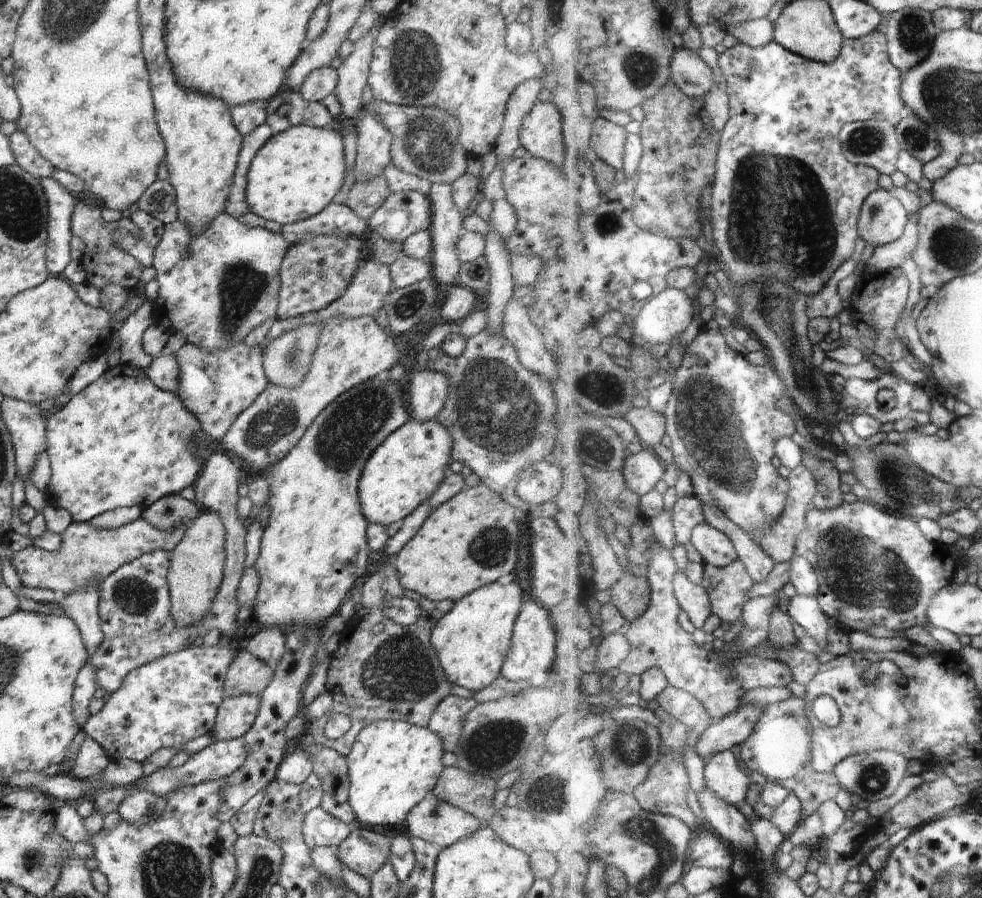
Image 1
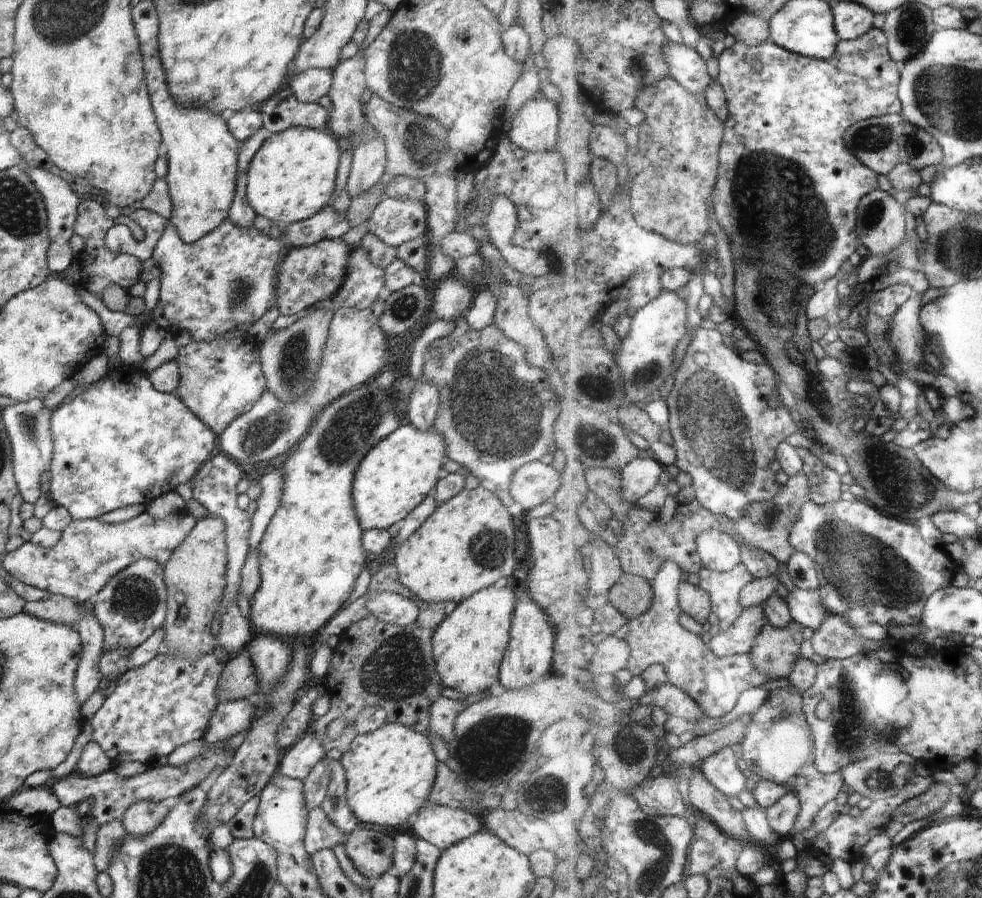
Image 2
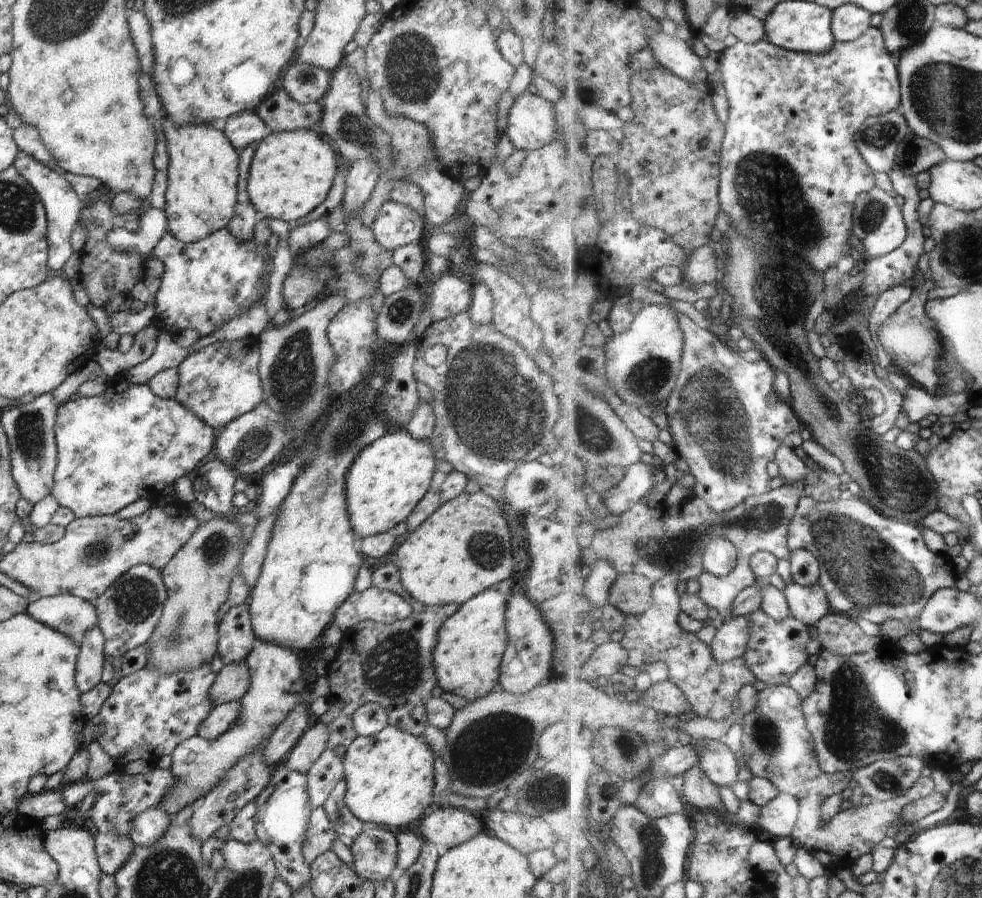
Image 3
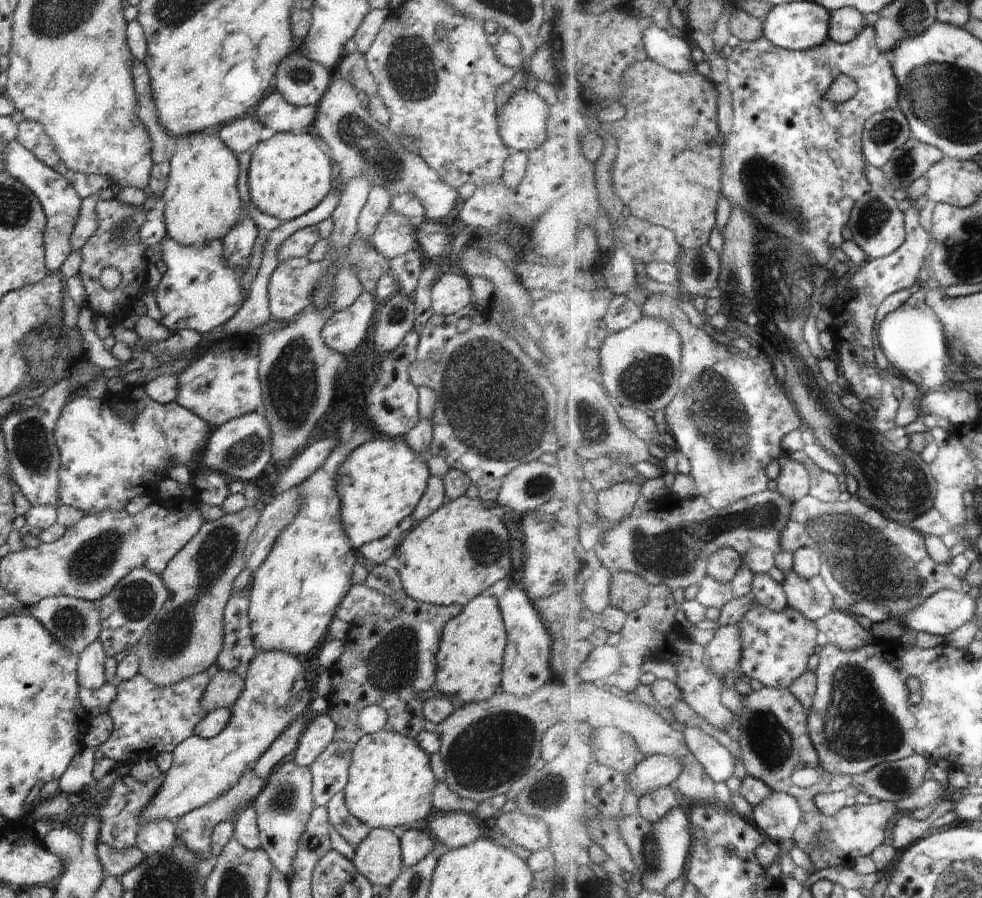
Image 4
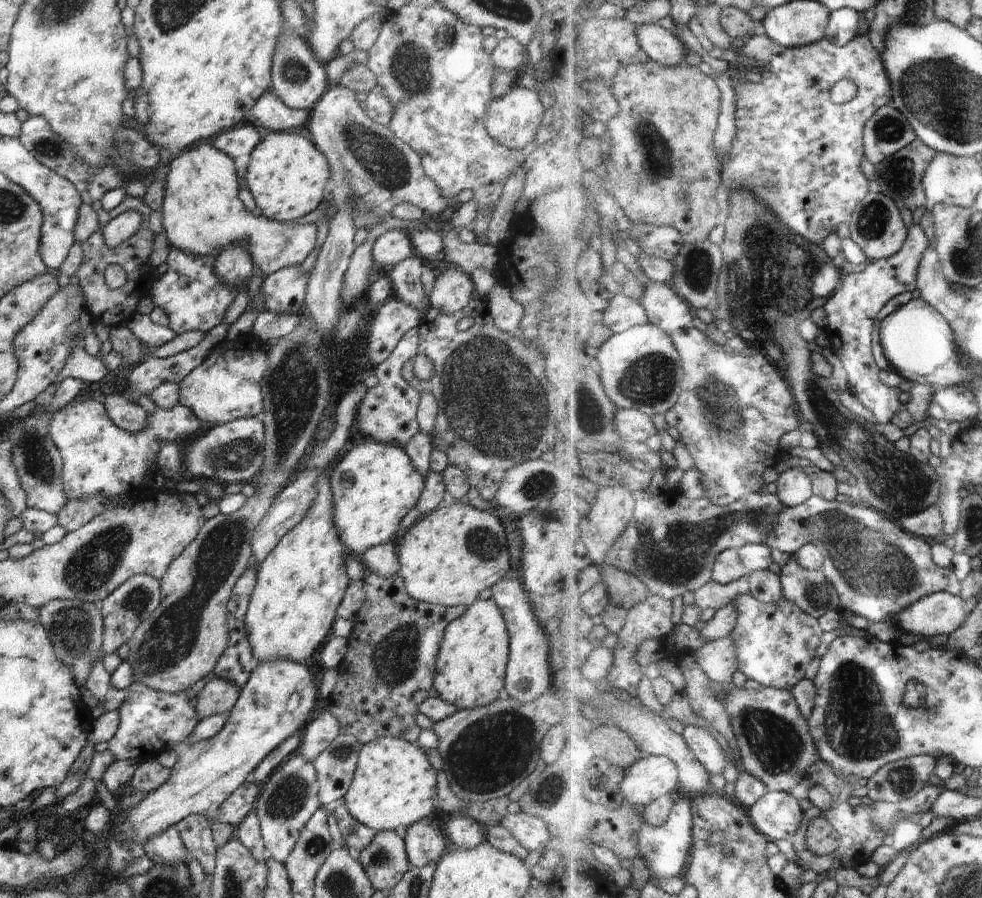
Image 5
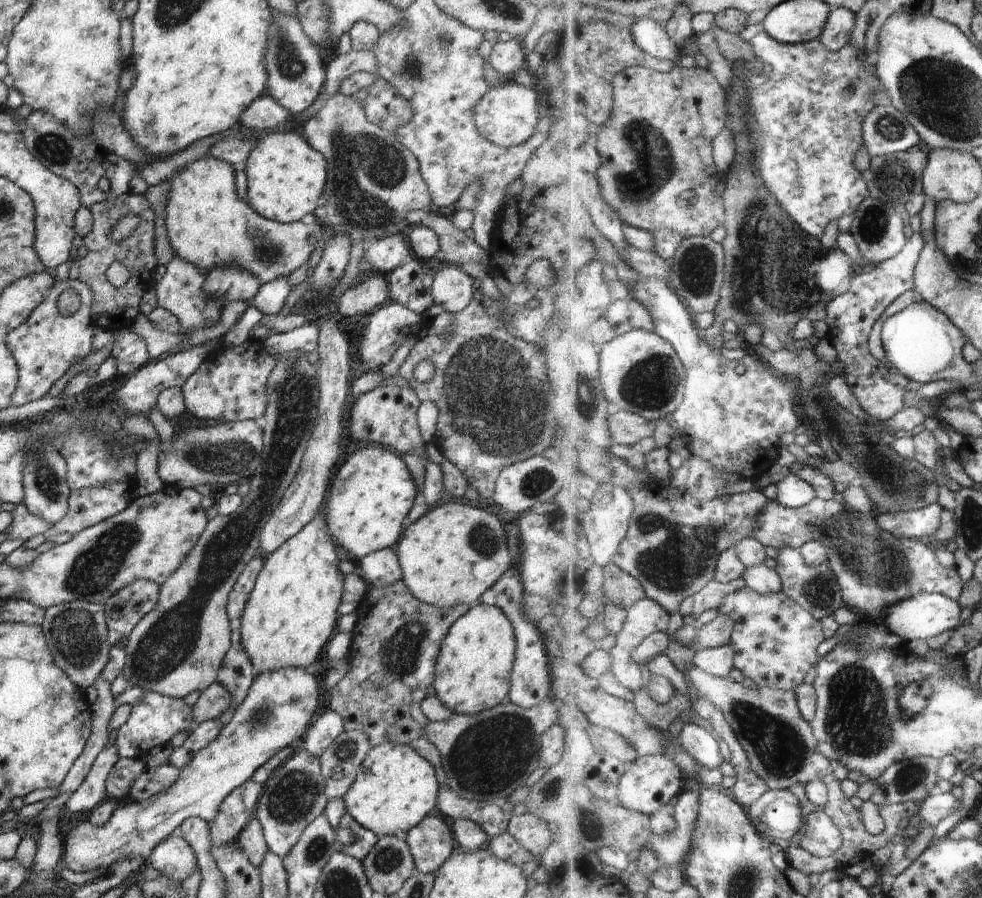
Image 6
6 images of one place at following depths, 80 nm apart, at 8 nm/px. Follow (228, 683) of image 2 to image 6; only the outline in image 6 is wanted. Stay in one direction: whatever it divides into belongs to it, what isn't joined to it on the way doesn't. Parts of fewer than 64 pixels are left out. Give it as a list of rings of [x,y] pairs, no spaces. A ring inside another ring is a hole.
[[[220,683],[211,684],[200,693],[198,701],[193,707],[193,719],[197,724],[218,719],[231,703],[231,697]]]

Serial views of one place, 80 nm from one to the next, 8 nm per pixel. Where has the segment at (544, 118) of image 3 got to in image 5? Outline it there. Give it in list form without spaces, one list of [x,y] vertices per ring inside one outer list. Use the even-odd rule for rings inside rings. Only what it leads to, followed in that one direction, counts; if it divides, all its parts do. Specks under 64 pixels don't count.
[[[515,82],[506,94],[491,100],[487,106],[484,126],[487,133],[508,150],[529,149],[541,127],[545,111],[537,91],[521,87]]]

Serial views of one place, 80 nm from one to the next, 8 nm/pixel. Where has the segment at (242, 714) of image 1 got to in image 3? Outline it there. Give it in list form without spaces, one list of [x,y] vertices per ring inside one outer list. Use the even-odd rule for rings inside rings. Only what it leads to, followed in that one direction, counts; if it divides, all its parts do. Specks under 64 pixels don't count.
[[[236,701],[214,706],[198,727],[197,734],[205,738],[206,741],[218,738],[238,720],[240,709],[240,703]]]

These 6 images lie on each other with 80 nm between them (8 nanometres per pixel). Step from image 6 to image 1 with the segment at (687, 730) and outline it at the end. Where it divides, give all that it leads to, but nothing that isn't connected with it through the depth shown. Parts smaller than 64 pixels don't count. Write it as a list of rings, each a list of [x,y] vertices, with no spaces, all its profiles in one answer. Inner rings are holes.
[[[726,750],[716,754],[706,768],[706,784],[726,800],[728,804],[740,804],[746,800],[752,778],[746,774],[748,770],[740,768],[738,756],[734,750]]]

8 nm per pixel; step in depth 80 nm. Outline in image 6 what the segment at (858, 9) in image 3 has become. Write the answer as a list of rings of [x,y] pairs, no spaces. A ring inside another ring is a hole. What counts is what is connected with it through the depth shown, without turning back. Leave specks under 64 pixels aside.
[[[835,6],[832,7],[827,28],[820,39],[829,49],[840,52],[845,46],[850,45],[854,28],[856,28],[856,13],[849,8]]]

